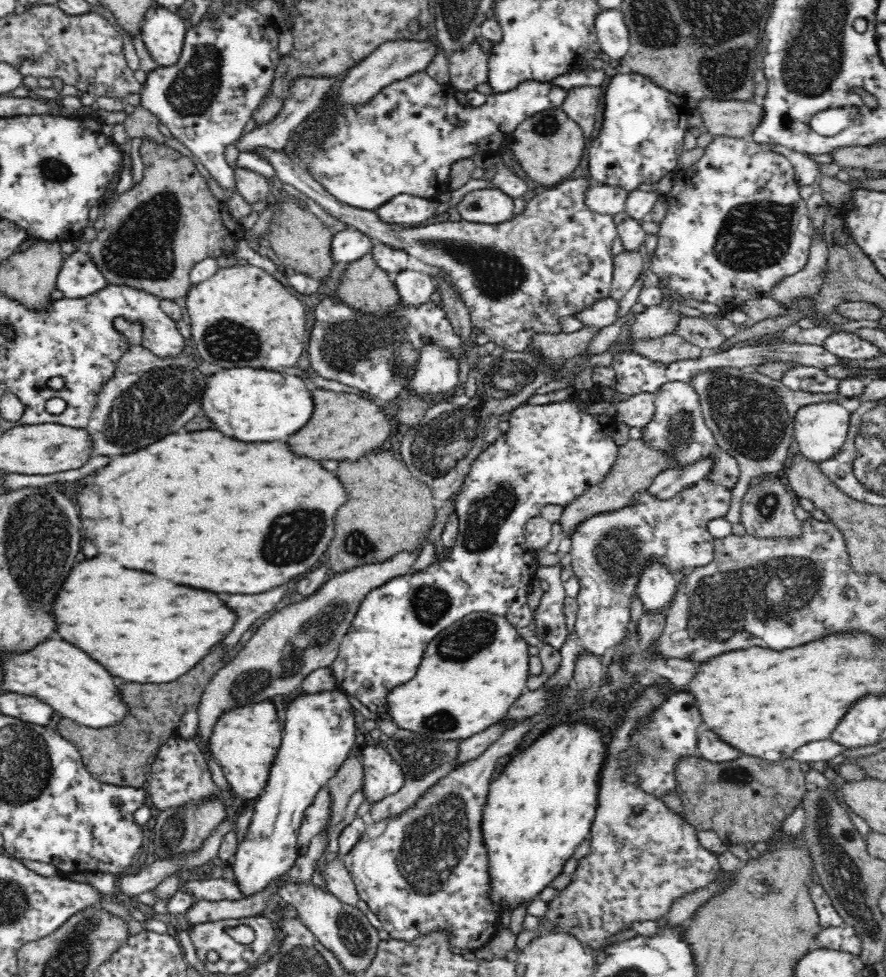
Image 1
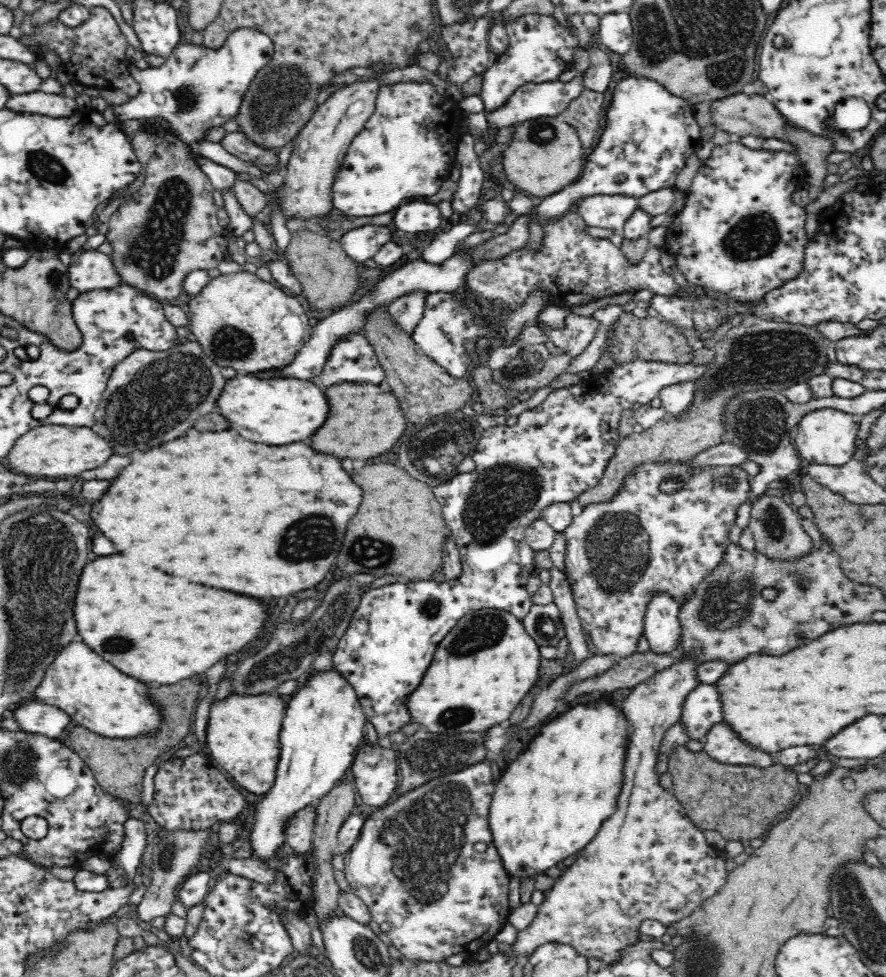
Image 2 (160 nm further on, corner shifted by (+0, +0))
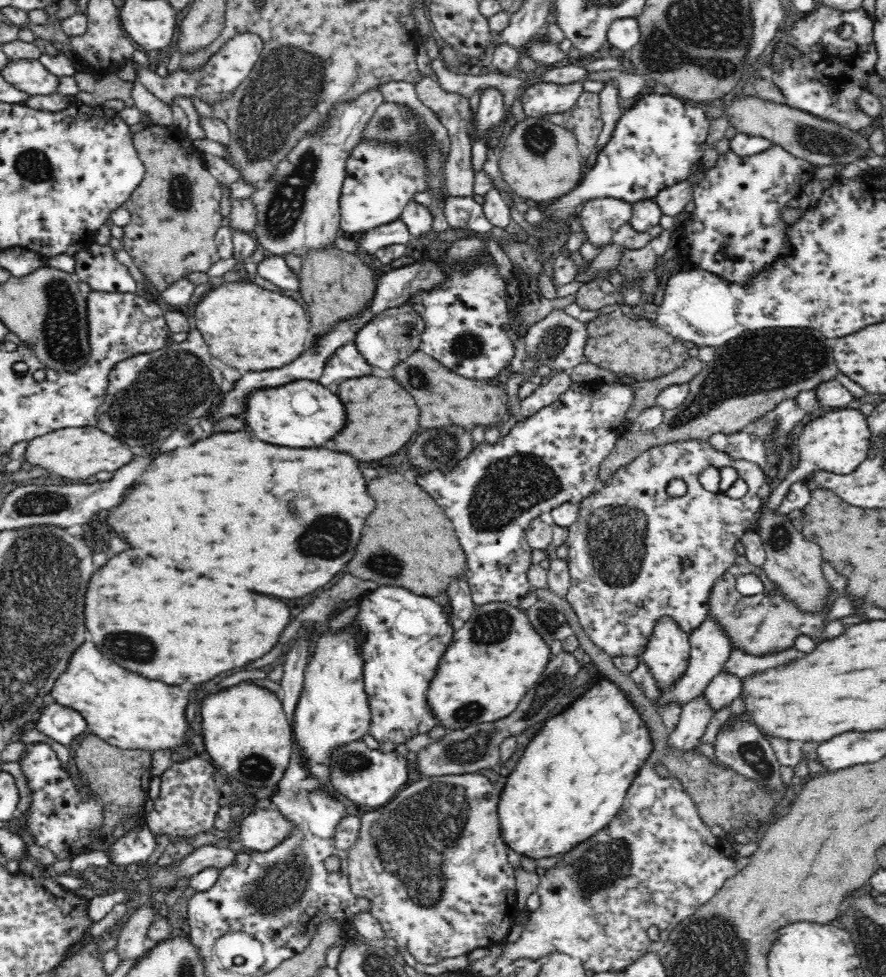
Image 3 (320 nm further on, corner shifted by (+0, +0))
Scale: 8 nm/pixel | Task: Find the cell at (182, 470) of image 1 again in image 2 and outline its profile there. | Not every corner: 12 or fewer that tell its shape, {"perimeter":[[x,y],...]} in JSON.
{"perimeter":[[198,432],[92,506],[126,556],[292,596],[362,488],[302,442]]}

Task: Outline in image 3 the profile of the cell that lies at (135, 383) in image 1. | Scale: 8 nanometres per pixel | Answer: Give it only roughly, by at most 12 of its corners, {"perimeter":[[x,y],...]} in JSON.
{"perimeter":[[196,328],[116,363],[96,427],[136,448],[224,384]]}

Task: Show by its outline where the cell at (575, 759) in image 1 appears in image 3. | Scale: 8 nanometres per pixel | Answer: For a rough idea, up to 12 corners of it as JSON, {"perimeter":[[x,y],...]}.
{"perimeter":[[599,676],[525,746],[498,805],[518,854],[607,827],[655,749]]}

